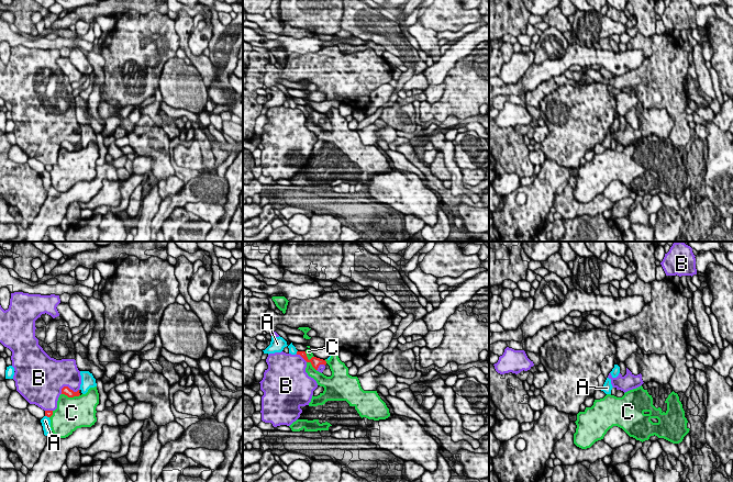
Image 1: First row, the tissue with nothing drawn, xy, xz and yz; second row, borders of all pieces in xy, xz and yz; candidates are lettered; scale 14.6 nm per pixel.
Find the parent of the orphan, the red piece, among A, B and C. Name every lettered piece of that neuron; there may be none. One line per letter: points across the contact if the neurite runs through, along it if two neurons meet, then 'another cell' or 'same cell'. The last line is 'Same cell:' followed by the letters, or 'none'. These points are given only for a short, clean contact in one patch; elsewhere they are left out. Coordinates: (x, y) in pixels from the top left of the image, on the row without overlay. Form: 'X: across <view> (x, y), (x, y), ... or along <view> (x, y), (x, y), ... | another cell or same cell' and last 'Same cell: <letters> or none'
A: another cell
B: another cell
C: another cell
Same cell: none

